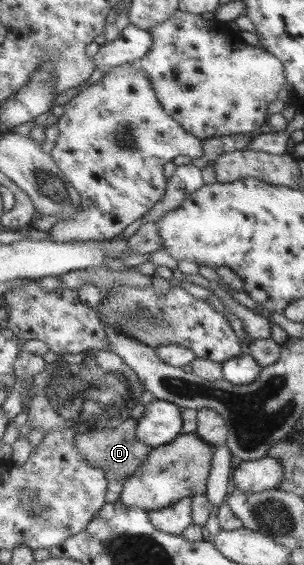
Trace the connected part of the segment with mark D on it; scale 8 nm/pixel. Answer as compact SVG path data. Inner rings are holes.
M131 418L119 428L113 428L106 431L90 430L87 432L78 432L75 435L77 450L85 456L94 467L103 469L111 481L125 483L129 478L135 476L139 469L147 462L149 455L159 447L147 445L142 439L139 439L140 419Z

